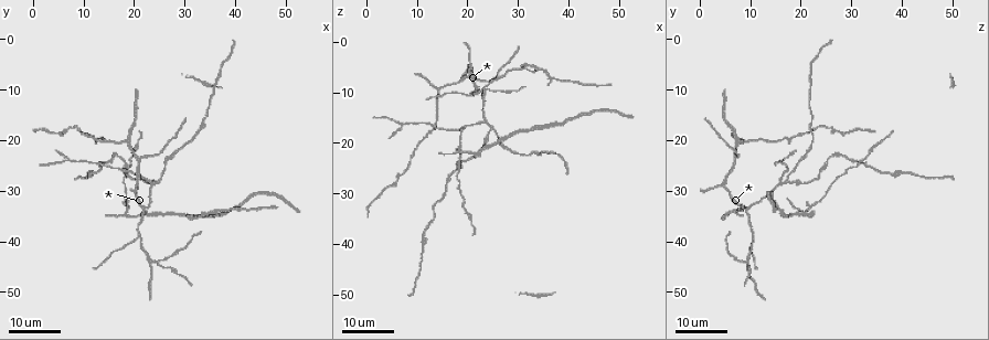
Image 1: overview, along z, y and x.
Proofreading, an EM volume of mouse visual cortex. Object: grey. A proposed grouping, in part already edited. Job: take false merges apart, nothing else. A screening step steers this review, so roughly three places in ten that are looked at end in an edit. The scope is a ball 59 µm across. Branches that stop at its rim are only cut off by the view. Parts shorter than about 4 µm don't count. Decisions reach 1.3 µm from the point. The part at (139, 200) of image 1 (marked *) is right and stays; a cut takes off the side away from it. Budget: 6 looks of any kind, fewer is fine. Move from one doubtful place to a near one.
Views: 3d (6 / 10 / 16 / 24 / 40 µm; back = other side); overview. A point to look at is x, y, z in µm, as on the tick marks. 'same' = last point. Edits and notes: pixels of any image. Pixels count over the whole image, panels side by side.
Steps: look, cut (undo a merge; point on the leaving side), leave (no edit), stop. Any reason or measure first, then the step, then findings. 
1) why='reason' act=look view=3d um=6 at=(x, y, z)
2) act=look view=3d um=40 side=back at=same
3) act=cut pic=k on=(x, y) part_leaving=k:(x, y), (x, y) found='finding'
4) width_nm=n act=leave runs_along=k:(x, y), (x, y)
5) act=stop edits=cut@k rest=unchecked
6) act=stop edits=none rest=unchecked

why='three-way junction' act=look view=3d um=16 at=(22.0, 34.5, 9.5)

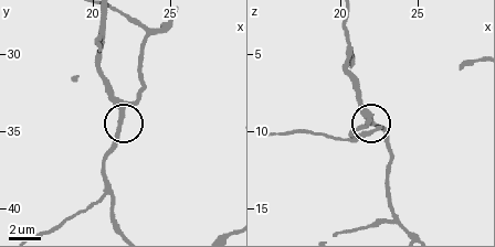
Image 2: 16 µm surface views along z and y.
act=look view=3d um=6 at=(21.8, 33.8, 9.2)

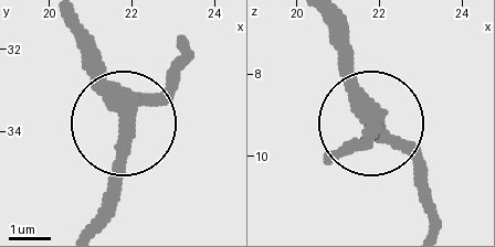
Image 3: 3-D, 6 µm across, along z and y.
width_nm=330 act=leave found='continuous, no second neuron'

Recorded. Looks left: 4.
act=look view=3d um=16 at=(21.0, 29.0, 4.5)

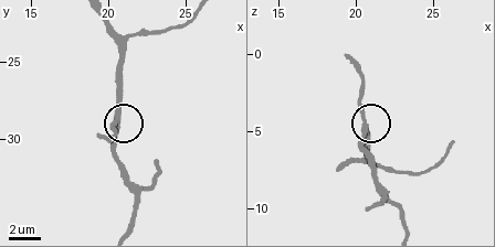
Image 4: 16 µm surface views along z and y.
why='zoom in' act=look view=3d um=6 at=(20.6, 28.6, 4.2)

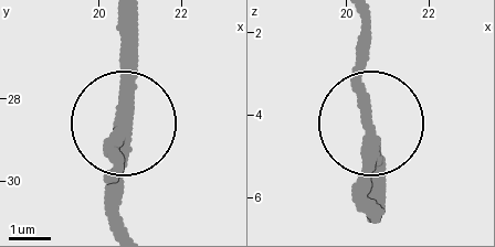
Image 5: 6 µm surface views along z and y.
arms=3 act=leave runs_along=5:(369, 212), (366, 19) found='all the same neuron'

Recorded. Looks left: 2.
why='arms part here' act=look view=3d um=24 at=(21.0, 39.0, 10.0)

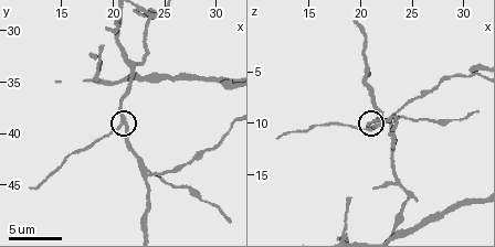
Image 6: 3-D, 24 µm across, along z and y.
act=look view=3d um=6 at=same

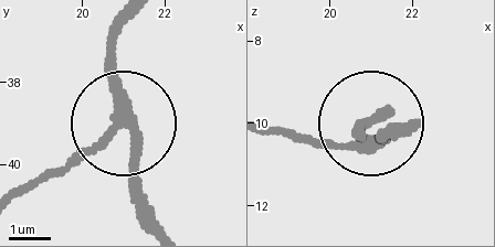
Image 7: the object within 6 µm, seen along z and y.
side_arm_um=12 arms=3 act=leave found='all the same neuron'

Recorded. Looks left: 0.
act=stop edits=none rest=unchecked

